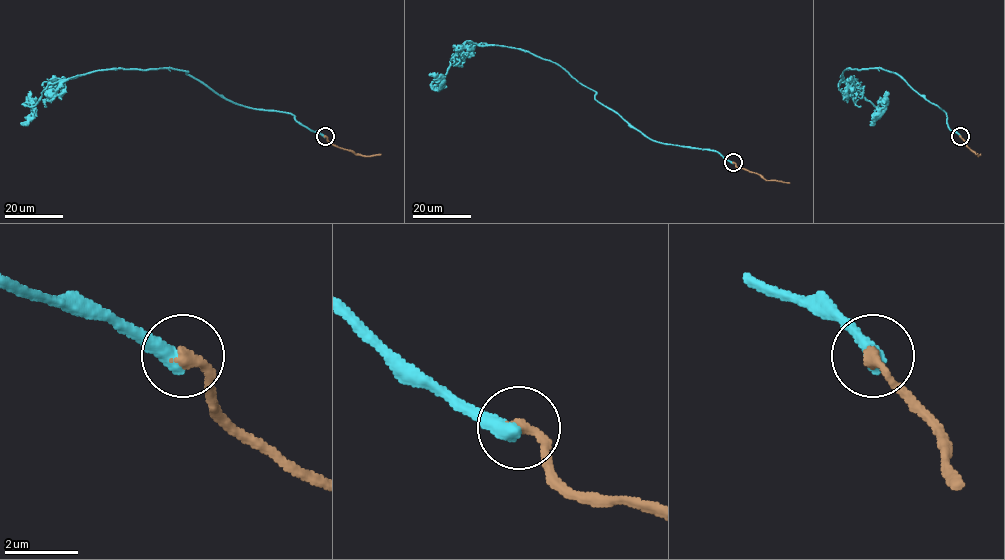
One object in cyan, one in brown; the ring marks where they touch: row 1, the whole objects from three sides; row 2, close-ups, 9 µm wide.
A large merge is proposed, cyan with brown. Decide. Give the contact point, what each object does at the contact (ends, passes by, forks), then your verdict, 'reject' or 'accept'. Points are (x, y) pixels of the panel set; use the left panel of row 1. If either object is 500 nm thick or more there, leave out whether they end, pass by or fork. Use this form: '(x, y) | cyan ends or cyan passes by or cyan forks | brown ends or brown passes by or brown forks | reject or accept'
(325, 136) | cyan ends | brown ends | accept

